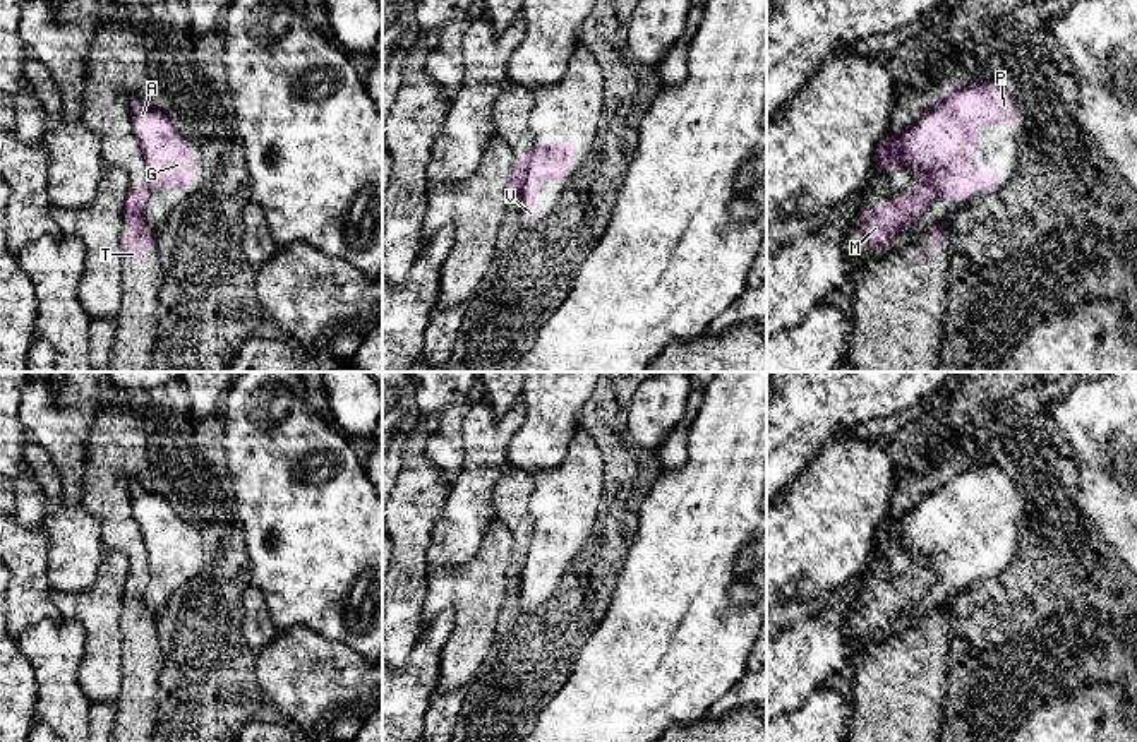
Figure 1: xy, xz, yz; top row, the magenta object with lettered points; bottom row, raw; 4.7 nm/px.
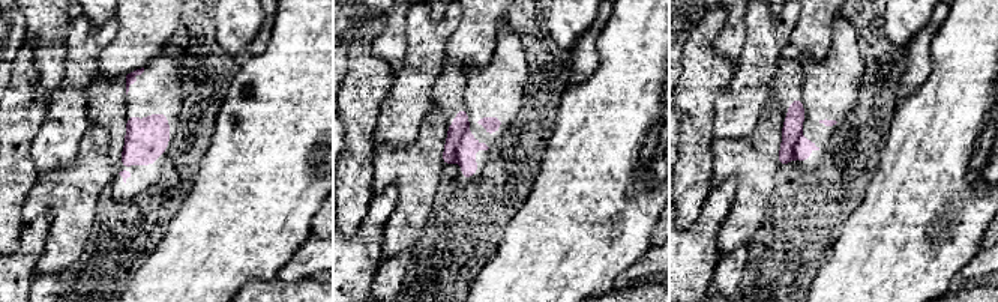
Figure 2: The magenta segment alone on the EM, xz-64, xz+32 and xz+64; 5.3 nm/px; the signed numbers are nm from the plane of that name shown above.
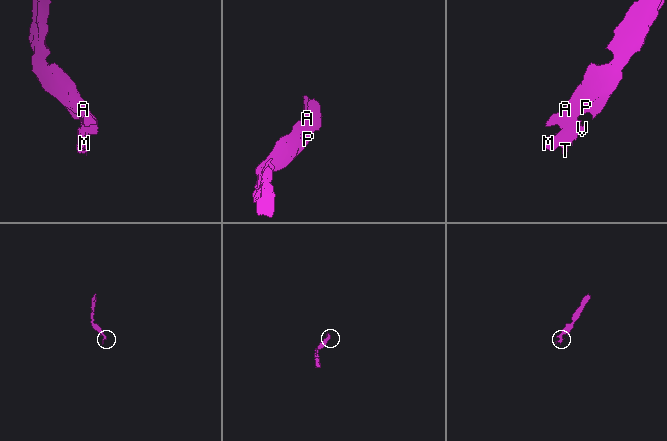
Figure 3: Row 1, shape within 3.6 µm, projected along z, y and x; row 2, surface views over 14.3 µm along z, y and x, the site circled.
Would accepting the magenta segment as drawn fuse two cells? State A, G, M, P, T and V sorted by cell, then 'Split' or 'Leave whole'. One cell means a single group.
Groups: A G P V / M T. Split

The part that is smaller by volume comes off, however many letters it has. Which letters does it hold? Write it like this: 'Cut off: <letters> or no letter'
Cut off: M, T

